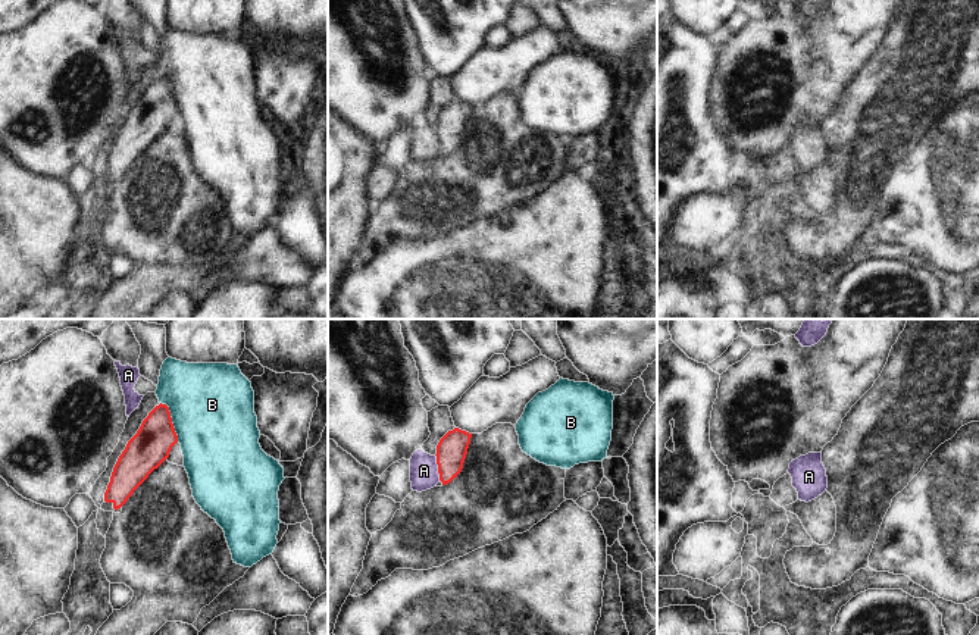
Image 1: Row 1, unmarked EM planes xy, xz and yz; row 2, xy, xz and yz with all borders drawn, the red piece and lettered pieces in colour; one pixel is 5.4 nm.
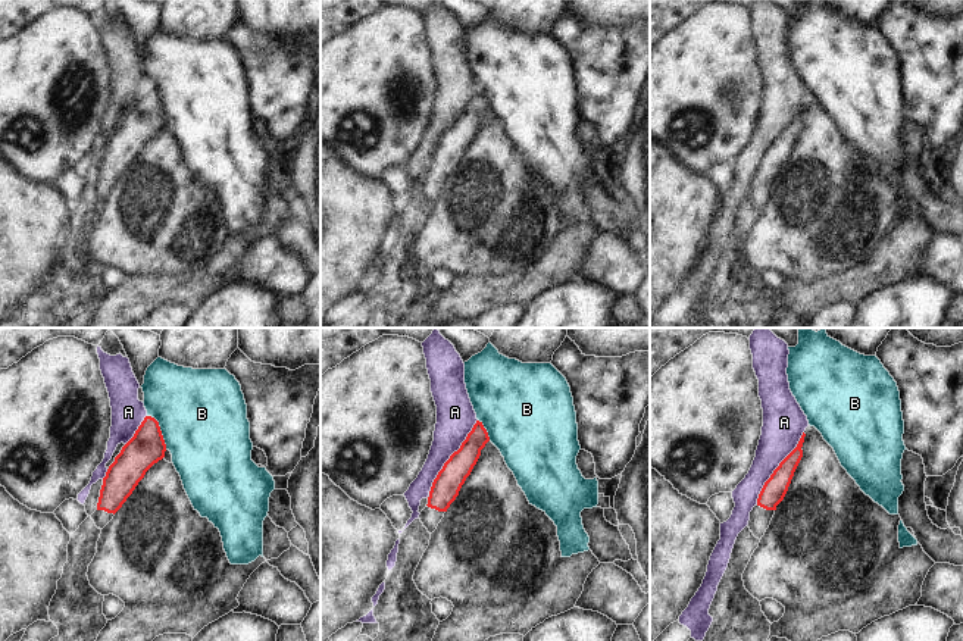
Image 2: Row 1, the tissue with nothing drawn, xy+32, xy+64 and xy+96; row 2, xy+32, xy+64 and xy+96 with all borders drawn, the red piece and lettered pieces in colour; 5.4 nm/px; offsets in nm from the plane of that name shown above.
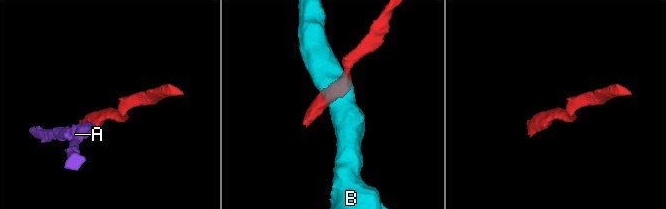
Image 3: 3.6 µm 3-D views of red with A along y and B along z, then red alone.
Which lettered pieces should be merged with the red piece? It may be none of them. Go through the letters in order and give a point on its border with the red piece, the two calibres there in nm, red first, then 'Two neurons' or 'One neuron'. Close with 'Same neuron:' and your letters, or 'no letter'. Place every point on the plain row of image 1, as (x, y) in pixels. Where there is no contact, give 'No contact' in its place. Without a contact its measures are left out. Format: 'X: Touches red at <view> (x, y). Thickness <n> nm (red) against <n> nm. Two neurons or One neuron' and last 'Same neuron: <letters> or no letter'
A: Touches red at xz (438, 138). Thickness 170 nm (red) against 160 nm. Two neurons
B: Touches red at xy (171, 91). Thickness 220 nm (red) against 460 nm. Two neurons
Same neuron: no letter

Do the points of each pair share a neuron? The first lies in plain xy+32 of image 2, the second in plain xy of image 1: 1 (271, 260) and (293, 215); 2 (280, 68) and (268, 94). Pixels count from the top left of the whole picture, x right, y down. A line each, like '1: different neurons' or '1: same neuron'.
1: different neurons
2: same neuron

